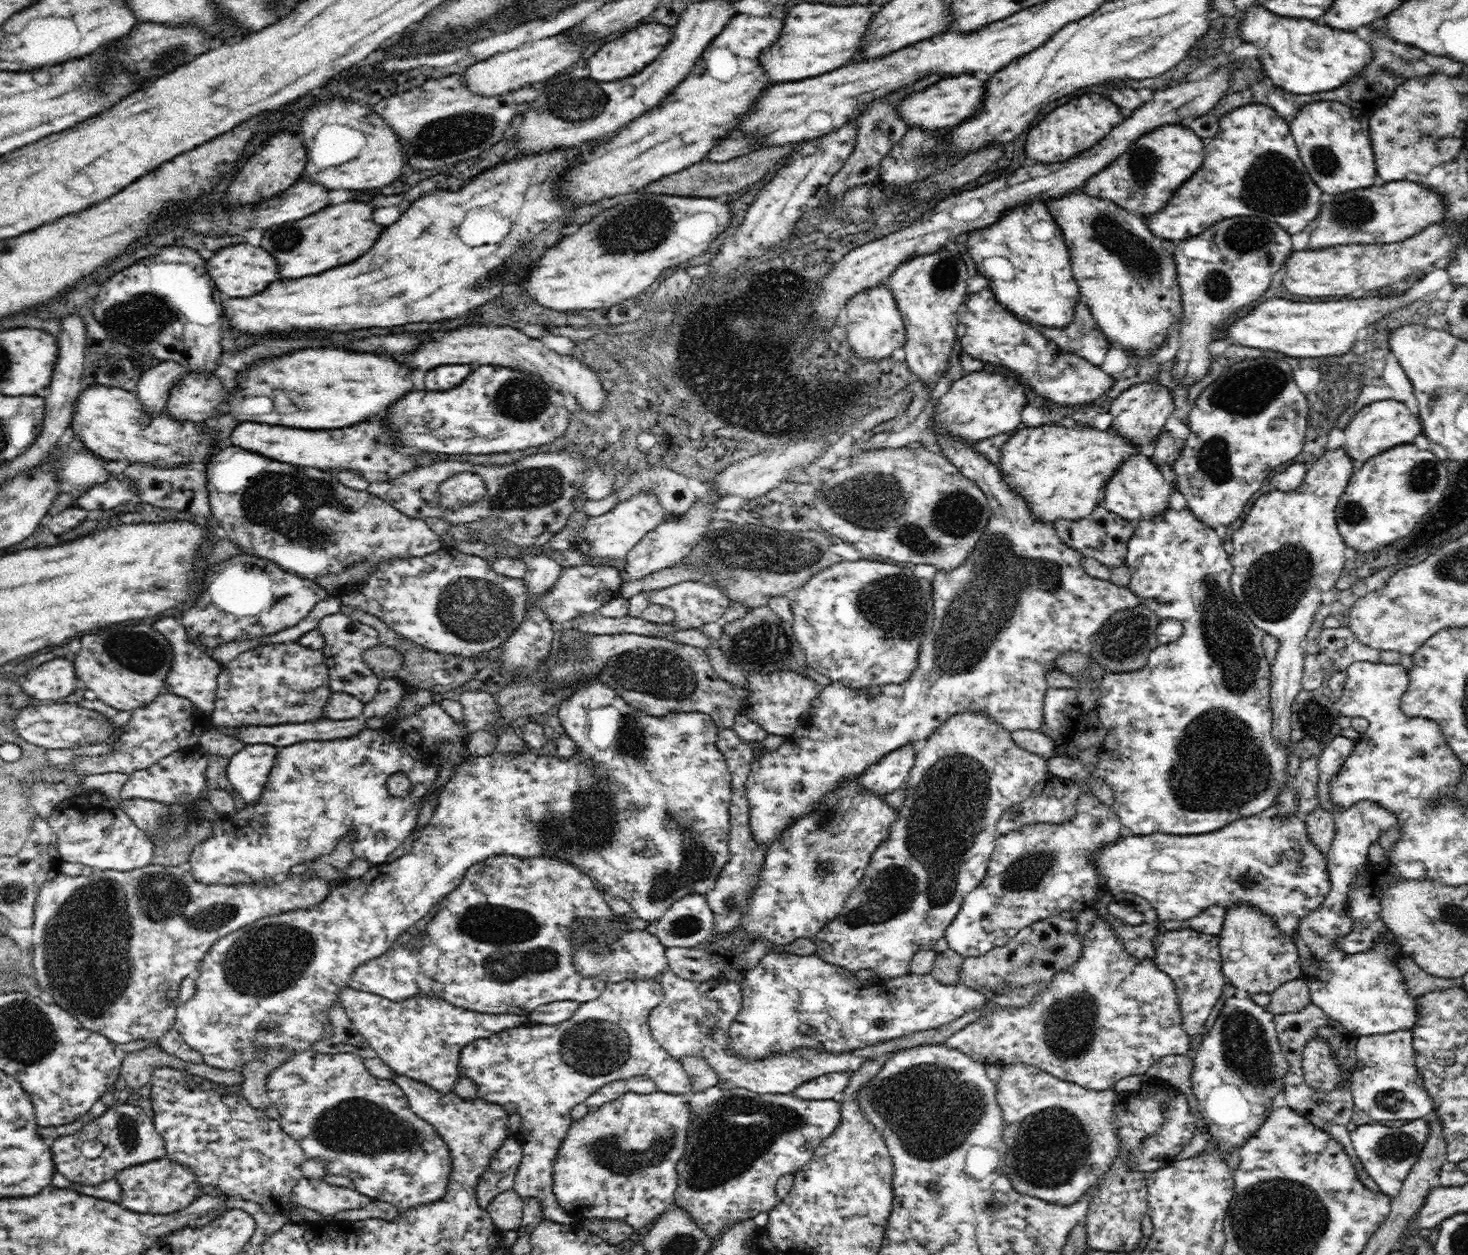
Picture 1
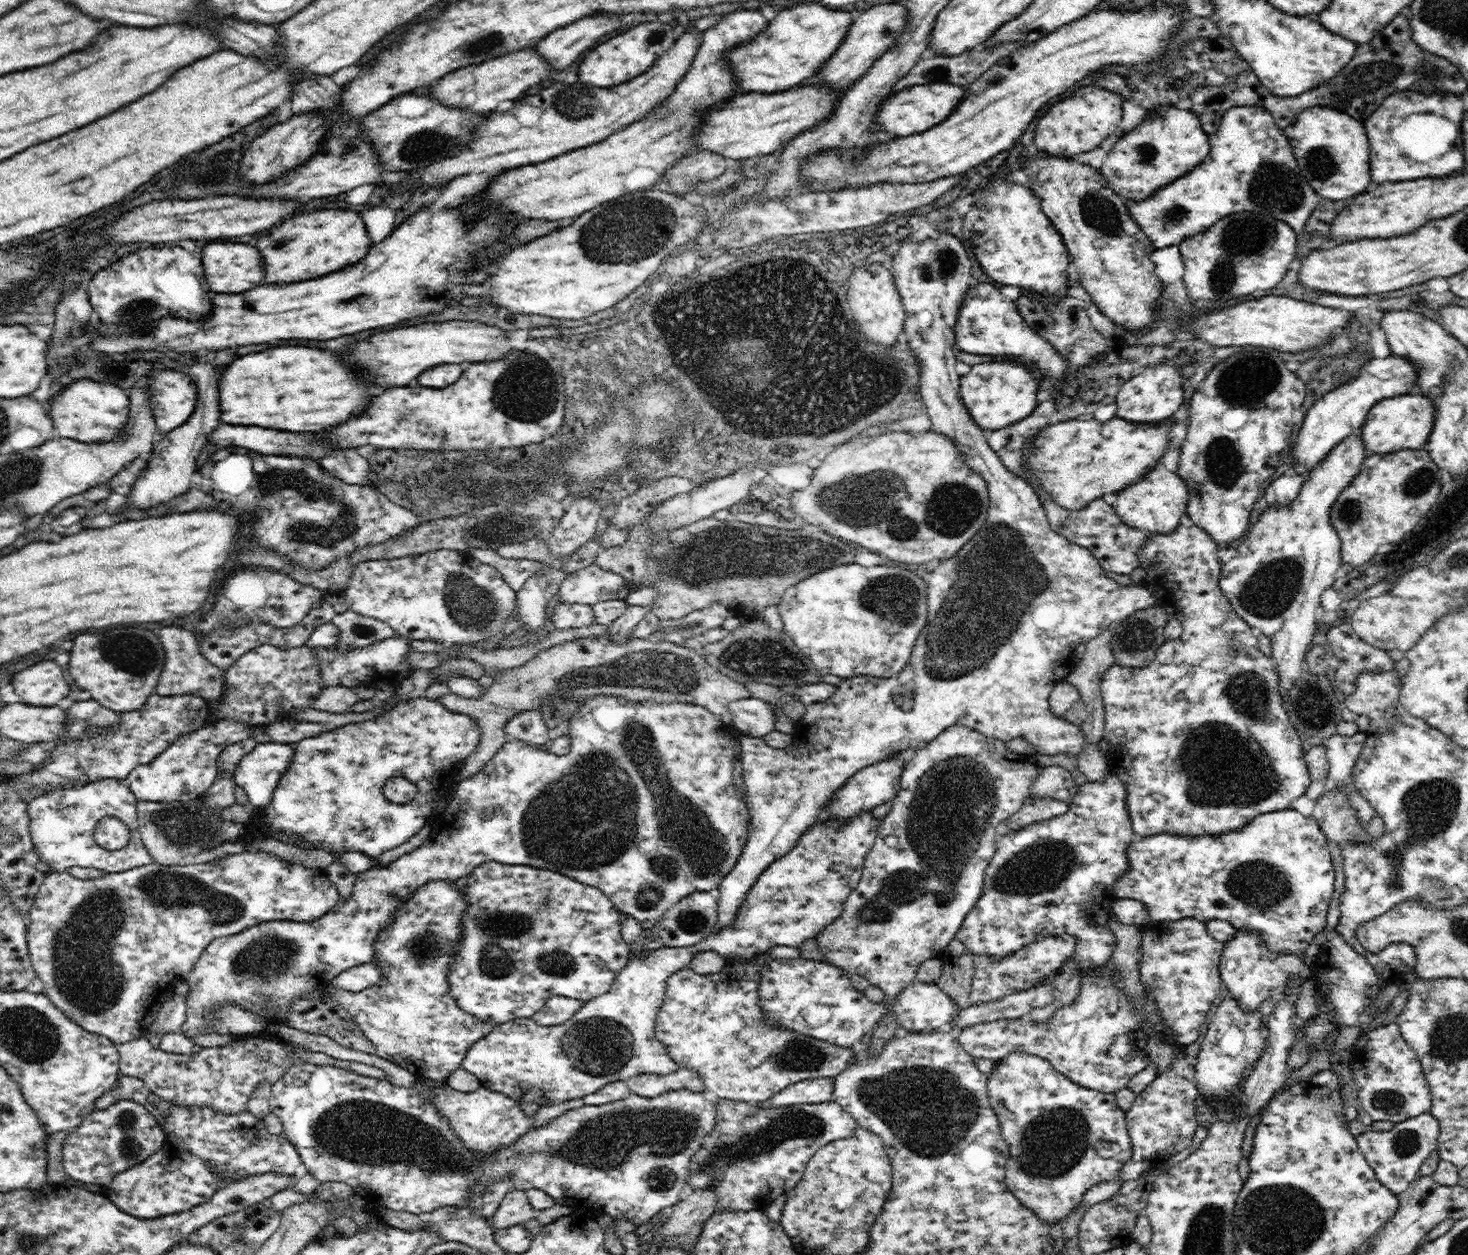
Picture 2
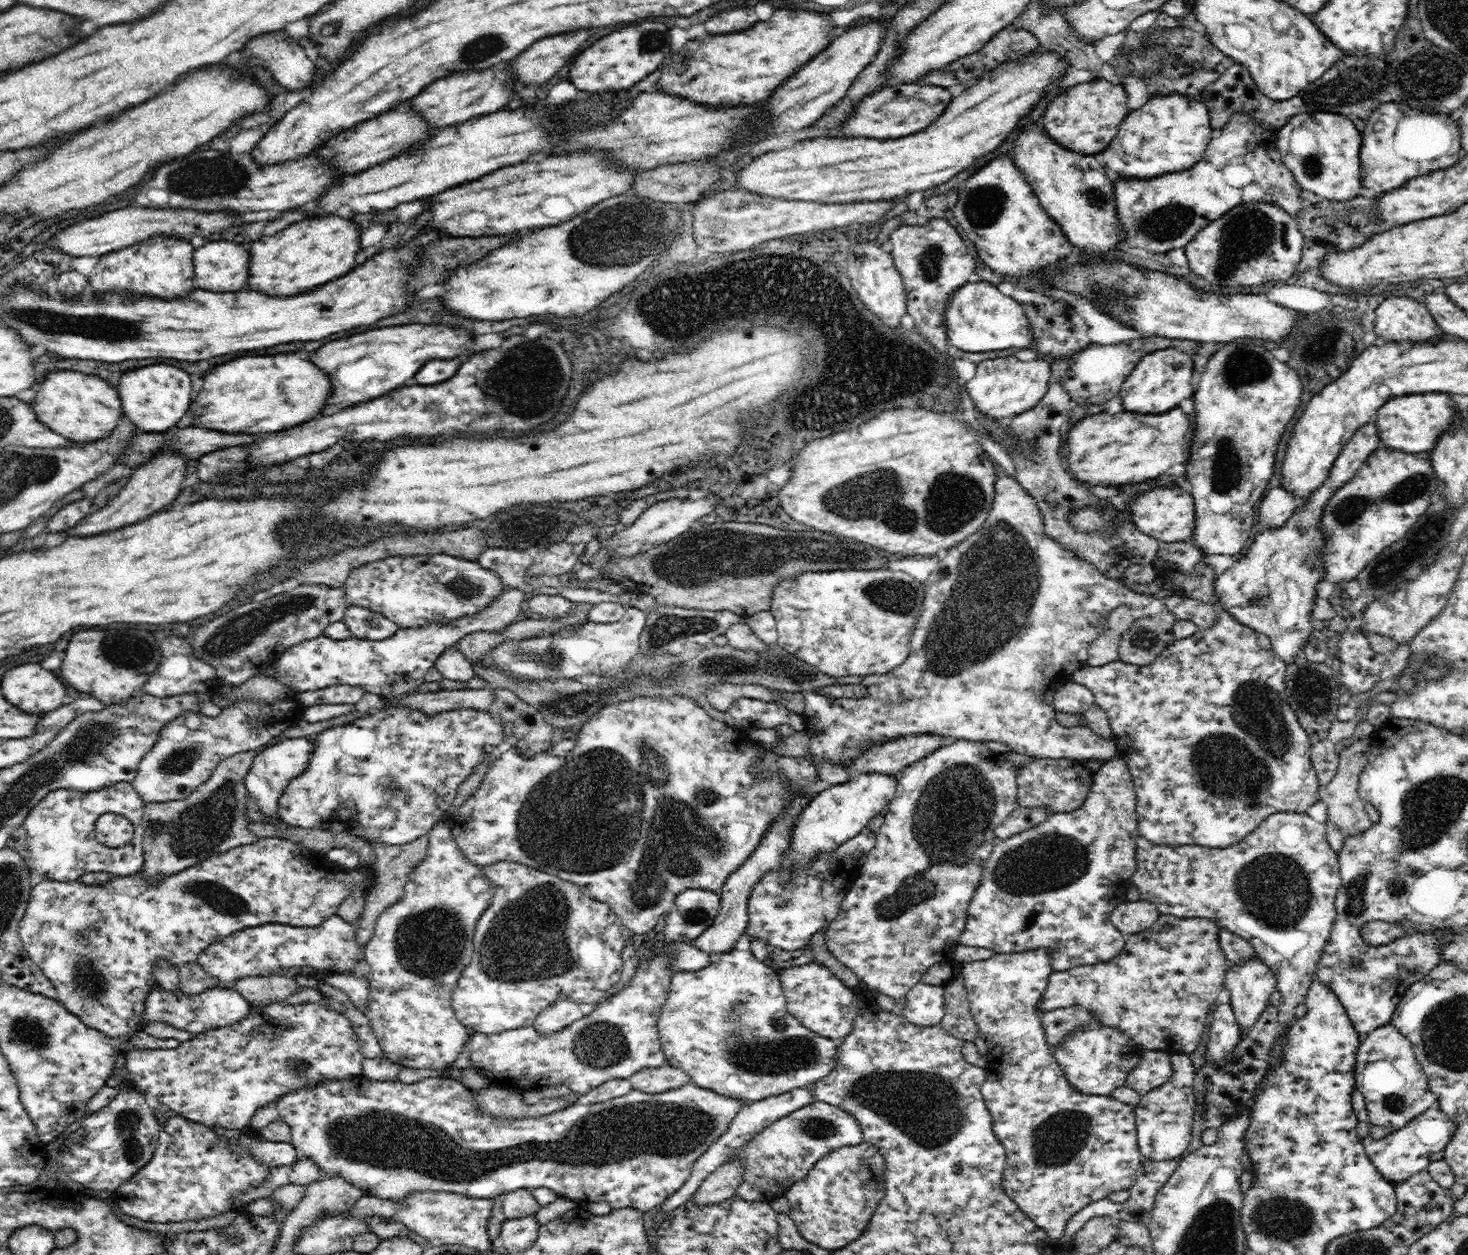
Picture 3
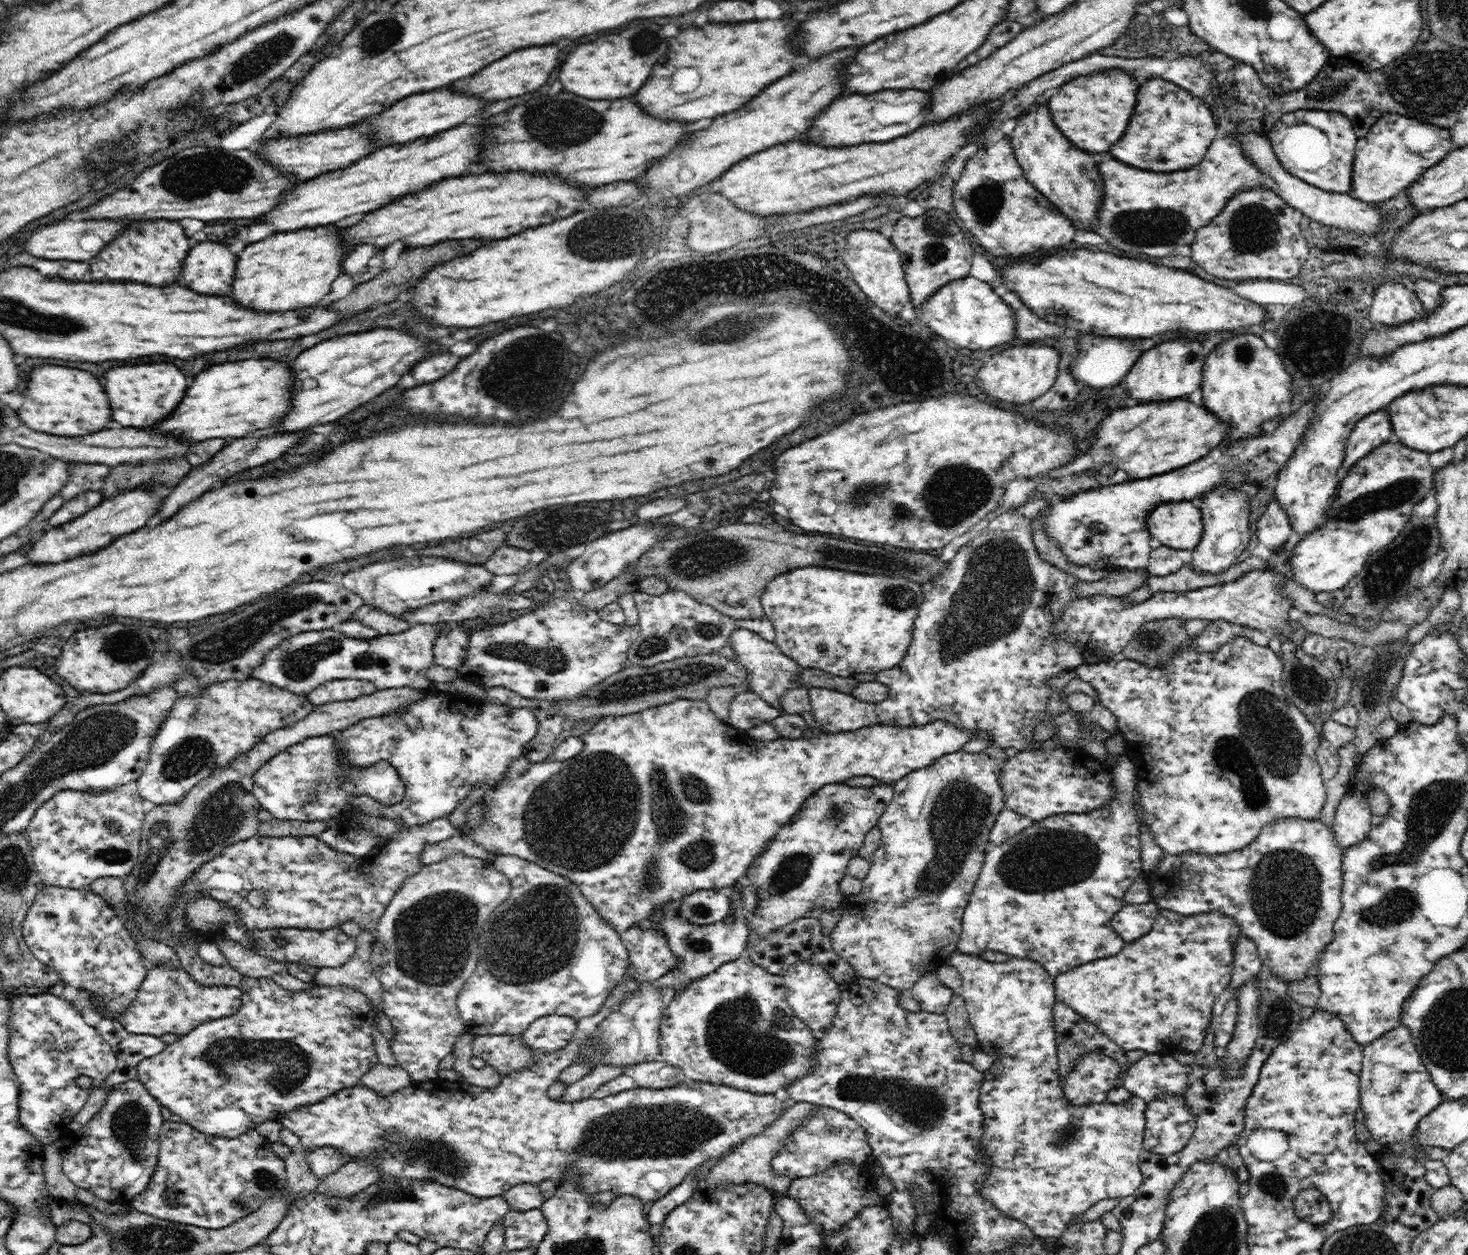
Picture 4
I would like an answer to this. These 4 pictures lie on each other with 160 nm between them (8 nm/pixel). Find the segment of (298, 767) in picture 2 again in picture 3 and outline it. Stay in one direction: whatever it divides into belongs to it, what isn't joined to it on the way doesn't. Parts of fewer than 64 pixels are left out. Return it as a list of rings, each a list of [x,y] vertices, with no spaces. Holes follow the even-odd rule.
[[[399,706],[385,707],[381,710],[376,710],[371,714],[361,716],[354,722],[346,725],[338,725],[334,728],[325,729],[314,737],[314,752],[310,756],[310,764],[308,768],[294,778],[288,786],[286,786],[284,793],[278,800],[278,816],[282,822],[296,827],[302,828],[322,828],[337,830],[338,828],[351,835],[362,837],[369,841],[378,841],[390,846],[403,845],[412,842],[416,839],[426,837],[427,832],[432,830],[432,826],[446,816],[452,800],[456,798],[456,792],[460,784],[463,784],[475,771],[476,766],[480,762],[484,762],[484,758],[488,756],[486,749],[488,746],[498,746],[504,742],[504,727],[502,721],[497,717],[494,711],[481,711],[471,708],[452,709],[449,711],[439,712],[428,716],[419,710],[412,710],[411,708],[400,708]]]

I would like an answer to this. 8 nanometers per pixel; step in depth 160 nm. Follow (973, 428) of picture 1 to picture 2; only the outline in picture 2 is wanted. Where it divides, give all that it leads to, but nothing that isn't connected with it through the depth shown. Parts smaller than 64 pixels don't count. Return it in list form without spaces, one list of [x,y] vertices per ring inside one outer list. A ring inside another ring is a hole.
[[[983,362],[975,364],[961,377],[960,397],[982,430],[998,430],[1023,418],[1037,407],[1036,396],[1041,378],[1025,365],[1010,362]]]

